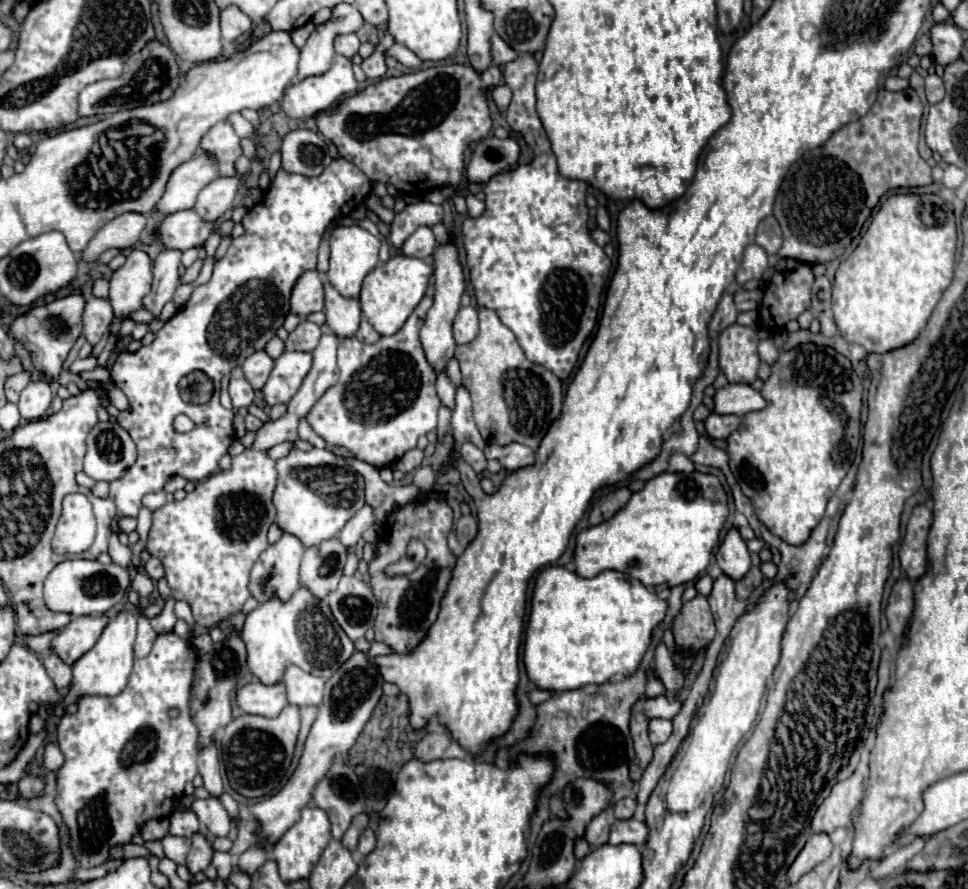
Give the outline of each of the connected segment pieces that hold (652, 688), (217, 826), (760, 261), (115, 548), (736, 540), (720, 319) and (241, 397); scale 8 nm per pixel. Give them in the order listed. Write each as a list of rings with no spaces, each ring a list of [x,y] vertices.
[[[648,677],[648,683],[646,683],[646,695],[644,697],[658,697],[658,695],[664,695],[664,685],[662,681],[658,681],[656,677]]]
[[[208,797],[208,799],[194,799],[192,811],[198,815],[198,821],[208,829],[212,837],[226,837],[230,831],[230,817],[226,809],[222,807],[220,799]]]
[[[756,243],[748,245],[748,249],[744,249],[742,265],[736,273],[738,285],[744,285],[750,279],[760,279],[766,267],[768,267],[768,255],[764,253],[764,249],[760,249]]]
[[[112,535],[110,537],[110,549],[108,549],[110,557],[114,563],[118,563],[120,567],[128,567],[130,565],[130,557],[132,557],[132,551],[128,545],[122,545],[118,541],[118,535]]]
[[[730,529],[728,535],[724,537],[718,553],[716,553],[716,561],[722,569],[722,573],[726,577],[732,577],[732,581],[738,581],[740,577],[744,577],[750,569],[750,551],[746,547],[746,541],[740,537],[738,529]]]
[[[726,291],[718,303],[718,309],[710,321],[710,329],[720,333],[724,331],[730,323],[736,323],[736,315],[738,315],[738,309],[734,305],[734,293],[732,291]]]
[[[232,377],[228,385],[228,393],[230,393],[234,409],[248,407],[254,401],[254,389],[244,377]]]

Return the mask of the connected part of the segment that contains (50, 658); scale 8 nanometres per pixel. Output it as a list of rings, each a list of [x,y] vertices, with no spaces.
[[[56,653],[46,655],[42,659],[42,663],[44,663],[50,679],[56,683],[58,689],[64,689],[64,687],[70,685],[70,681],[72,681],[72,669],[64,661],[60,661],[60,657],[56,657]]]

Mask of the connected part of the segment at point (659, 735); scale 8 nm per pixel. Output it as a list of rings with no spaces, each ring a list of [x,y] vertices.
[[[652,719],[652,721],[648,721],[648,733],[650,733],[652,745],[660,745],[672,735],[672,721],[668,721],[668,719]]]

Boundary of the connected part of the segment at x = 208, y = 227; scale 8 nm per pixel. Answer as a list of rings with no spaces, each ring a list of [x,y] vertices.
[[[192,209],[172,213],[158,225],[158,233],[164,247],[180,249],[180,251],[204,245],[206,239],[214,233],[214,229],[216,229],[216,223],[204,221]]]

